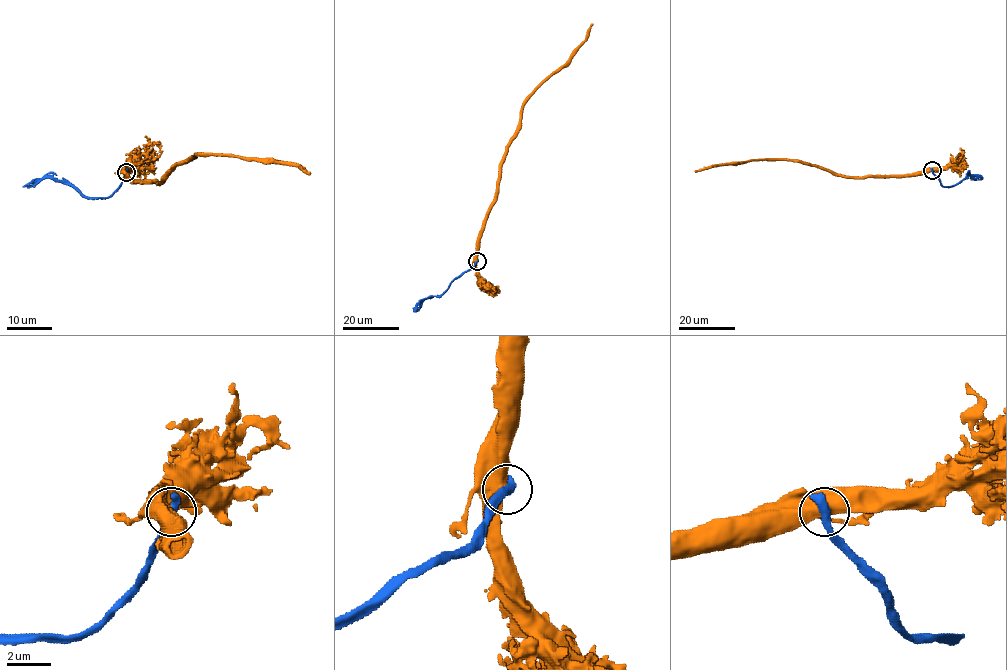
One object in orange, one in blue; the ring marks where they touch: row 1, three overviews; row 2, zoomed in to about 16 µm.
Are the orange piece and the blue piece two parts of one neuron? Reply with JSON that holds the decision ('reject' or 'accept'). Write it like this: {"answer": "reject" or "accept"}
{"answer": "accept"}

